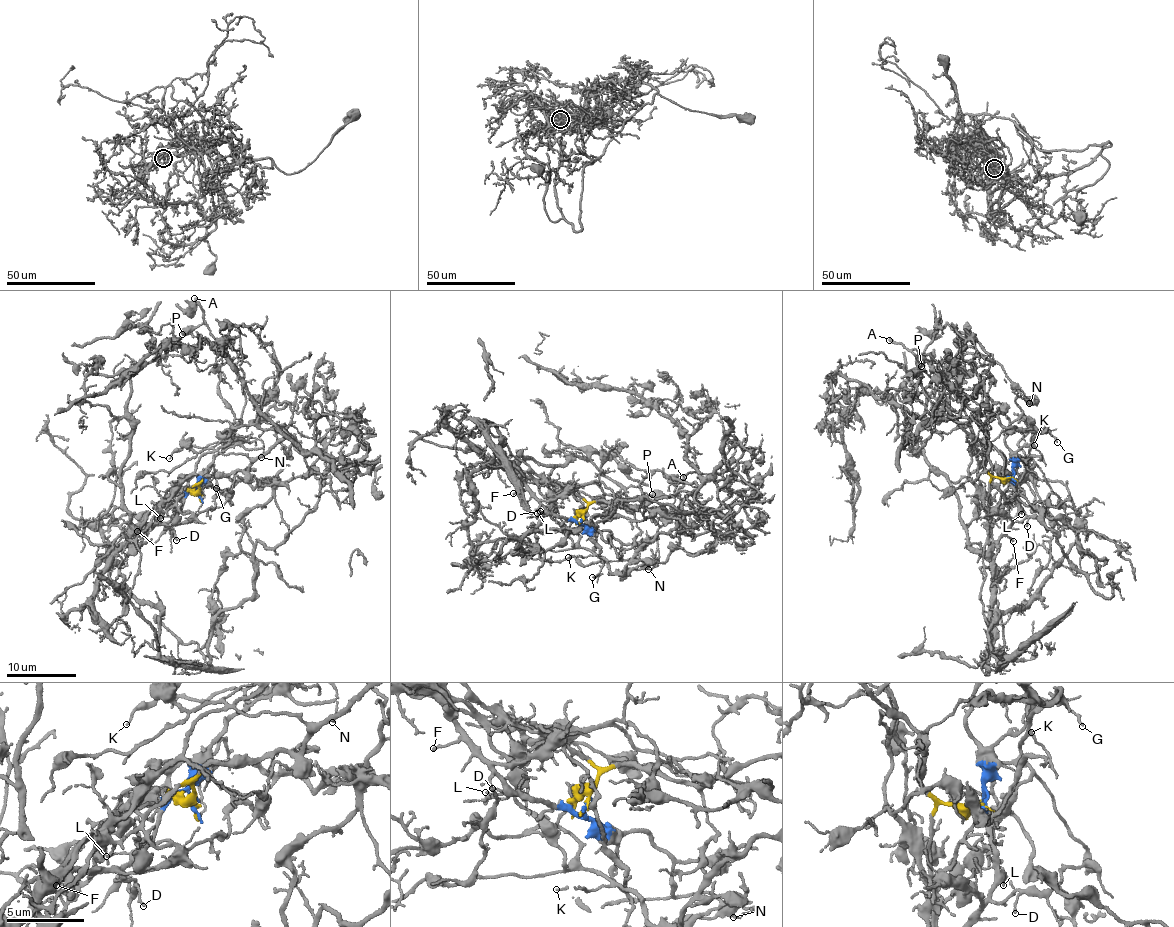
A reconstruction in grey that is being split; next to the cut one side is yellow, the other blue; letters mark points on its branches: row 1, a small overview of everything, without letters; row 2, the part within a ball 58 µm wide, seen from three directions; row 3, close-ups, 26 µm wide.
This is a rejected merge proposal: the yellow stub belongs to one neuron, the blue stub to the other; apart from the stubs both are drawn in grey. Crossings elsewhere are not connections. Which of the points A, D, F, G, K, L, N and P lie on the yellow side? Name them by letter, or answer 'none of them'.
none of them

